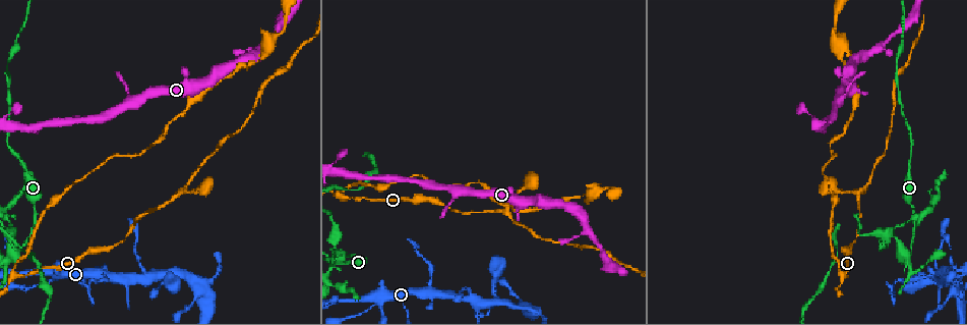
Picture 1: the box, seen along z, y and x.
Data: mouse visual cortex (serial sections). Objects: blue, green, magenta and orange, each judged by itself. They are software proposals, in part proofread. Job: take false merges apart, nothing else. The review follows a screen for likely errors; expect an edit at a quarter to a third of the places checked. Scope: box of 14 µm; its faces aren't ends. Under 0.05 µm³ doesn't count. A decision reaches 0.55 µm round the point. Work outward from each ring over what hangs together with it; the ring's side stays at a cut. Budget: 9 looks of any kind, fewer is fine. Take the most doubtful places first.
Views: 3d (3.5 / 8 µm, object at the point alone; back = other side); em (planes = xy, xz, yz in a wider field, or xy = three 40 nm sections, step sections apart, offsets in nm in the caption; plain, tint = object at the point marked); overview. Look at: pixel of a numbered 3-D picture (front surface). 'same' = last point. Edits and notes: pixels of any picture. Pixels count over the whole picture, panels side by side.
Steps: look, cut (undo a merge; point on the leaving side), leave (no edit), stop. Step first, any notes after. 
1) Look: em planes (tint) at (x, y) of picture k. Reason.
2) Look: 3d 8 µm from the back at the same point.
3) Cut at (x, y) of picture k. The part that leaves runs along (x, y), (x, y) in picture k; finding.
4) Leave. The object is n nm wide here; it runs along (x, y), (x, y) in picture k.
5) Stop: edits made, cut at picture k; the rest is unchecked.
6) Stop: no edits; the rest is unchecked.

Look: 3d 3.5 µm at (14, 255) of picture 1. Four arms meet.

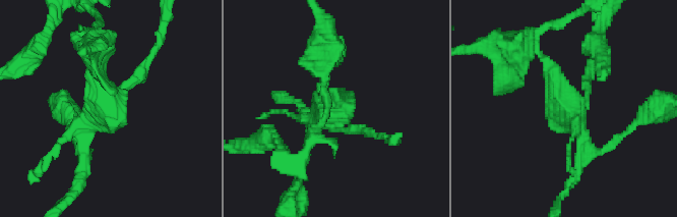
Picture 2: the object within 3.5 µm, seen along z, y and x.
Look: em xy step 1 (tint) at (334, 114) of picture 2.

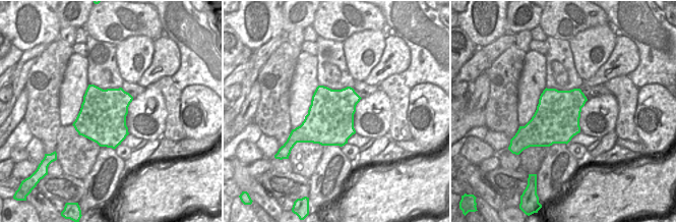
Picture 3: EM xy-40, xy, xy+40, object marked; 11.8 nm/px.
Cut at (111, 123) of picture 2. The object is 550 nm wide here; the part that leaves runs along (107, 104), (95, 76), (95, 36) in picture 2; two cells meet here.

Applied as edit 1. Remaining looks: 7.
Look: 3d 3.5 µm from the back at (16, 275) of picture 1. Narrows sharply.

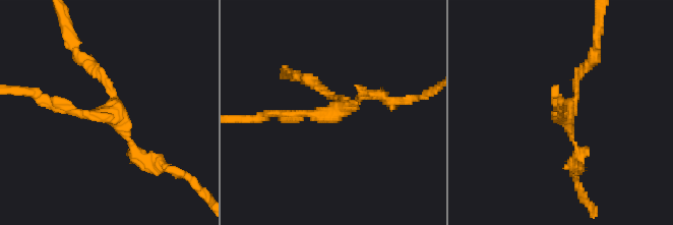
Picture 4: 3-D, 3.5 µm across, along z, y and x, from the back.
Look: em planes (tint) at (564, 113) of picture 4. 3 arms meet here; the arms are 100, 150, 150 nm wide.

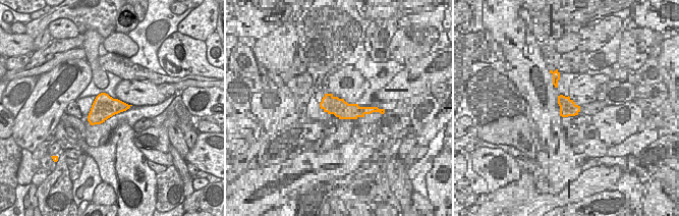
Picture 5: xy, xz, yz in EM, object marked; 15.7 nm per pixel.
Cut at (95, 65) of picture 4. A second cell is stuck on.

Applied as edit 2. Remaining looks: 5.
Look: 3d 8 µm at (108, 274) of picture 1. A fork.

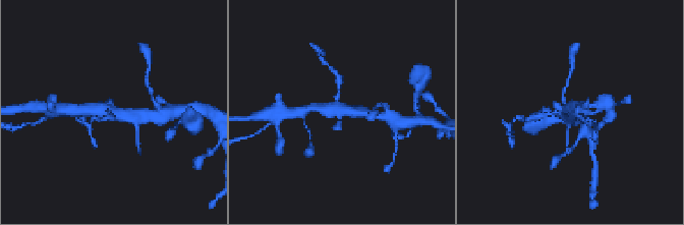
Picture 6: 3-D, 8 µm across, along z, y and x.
Look: 3d 3.5 µm at (109, 111) of picture 6. Closer look.

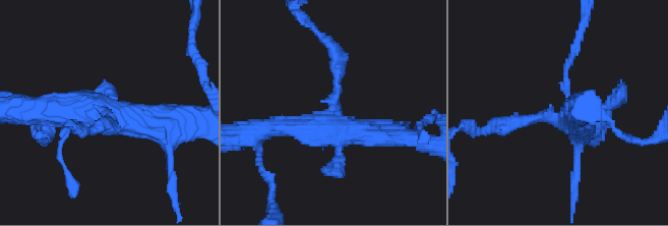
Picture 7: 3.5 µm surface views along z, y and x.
Look: em xy step 1 (tint) at (335, 129) of picture 7.

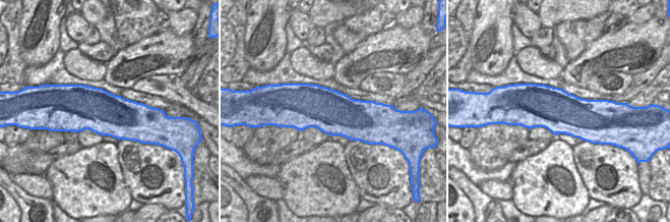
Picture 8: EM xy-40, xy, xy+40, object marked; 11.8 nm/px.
Cut at (502, 126) of picture 7. The part that leaves runs along (535, 116), (475, 129) in picture 7; a second cell is stuck on.

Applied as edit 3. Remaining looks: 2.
Stop: edits made, cut at picture 2, cut at picture 4, cut at picture 7; the rest is unchecked.

